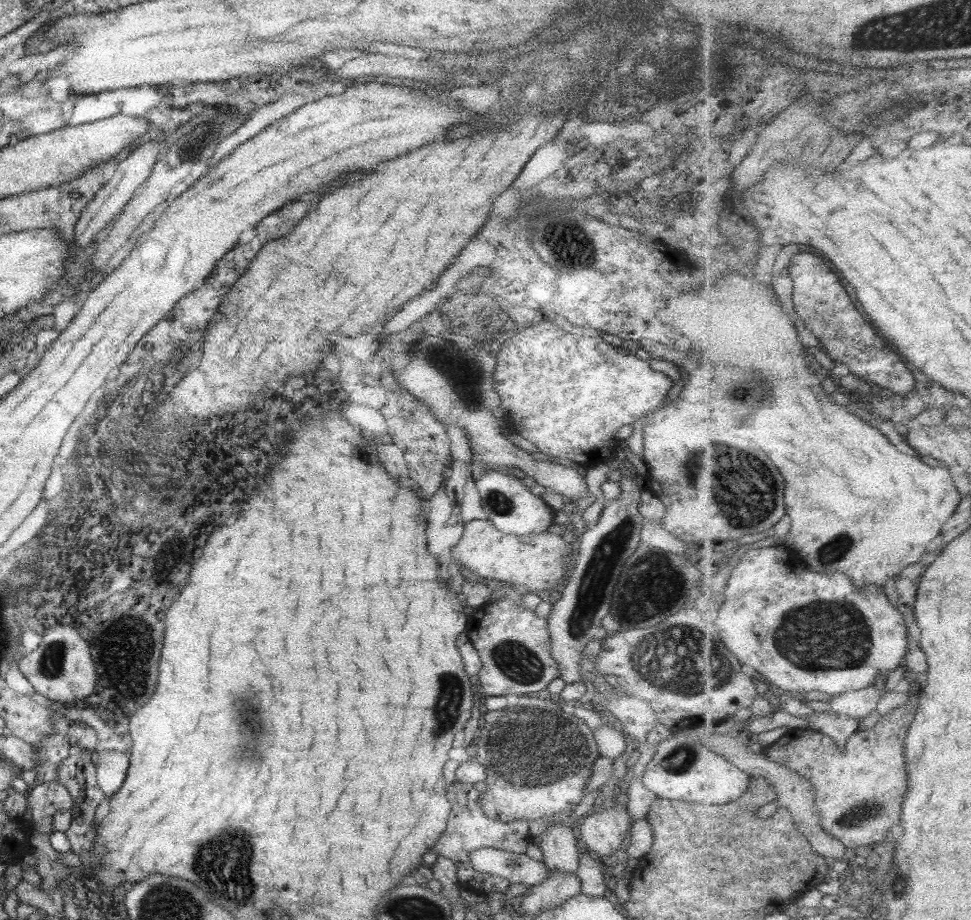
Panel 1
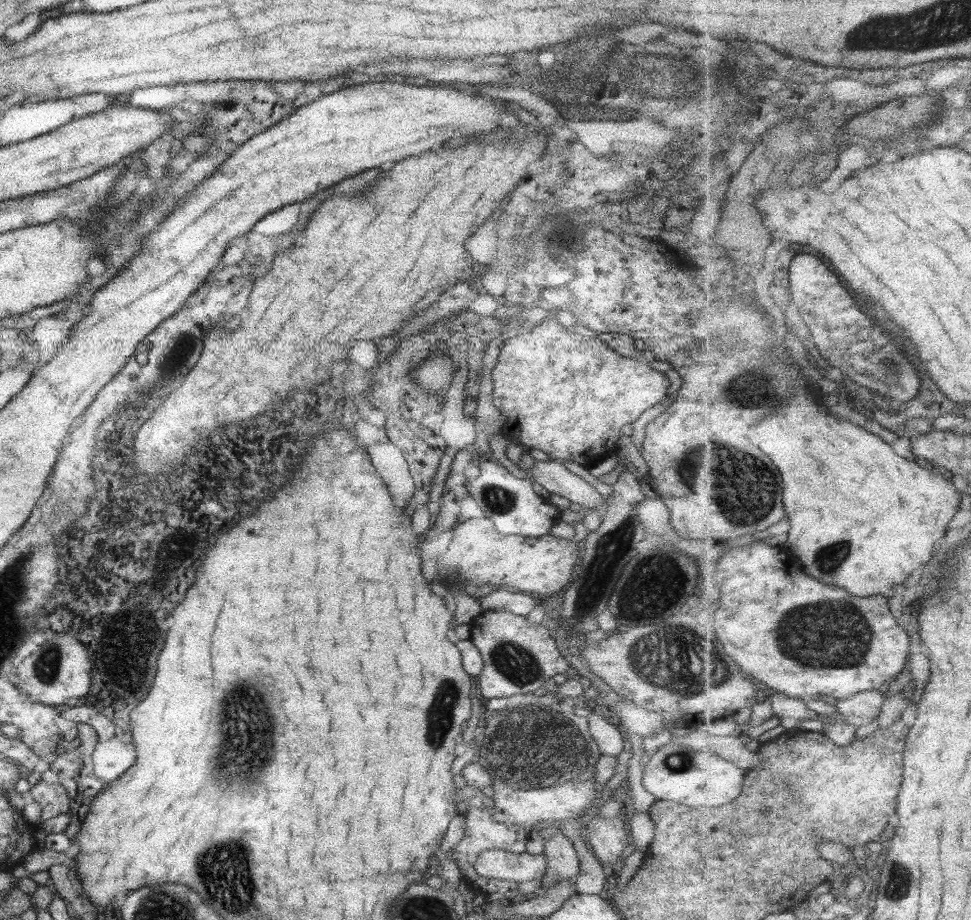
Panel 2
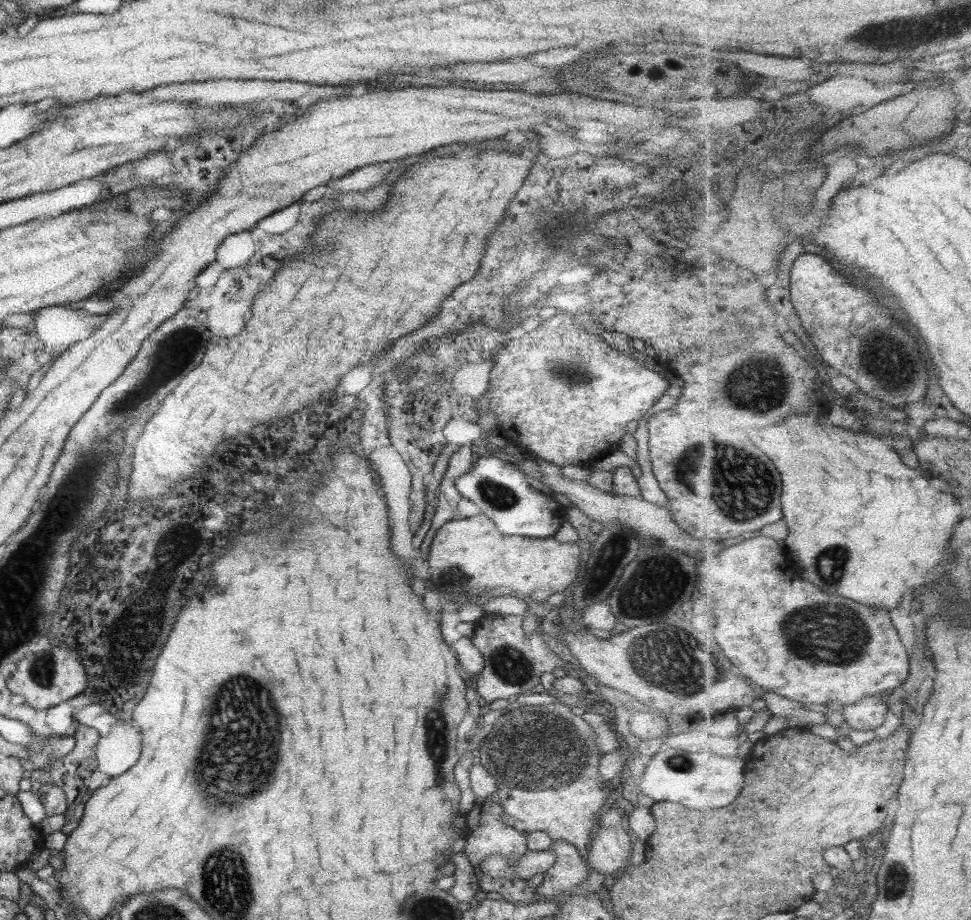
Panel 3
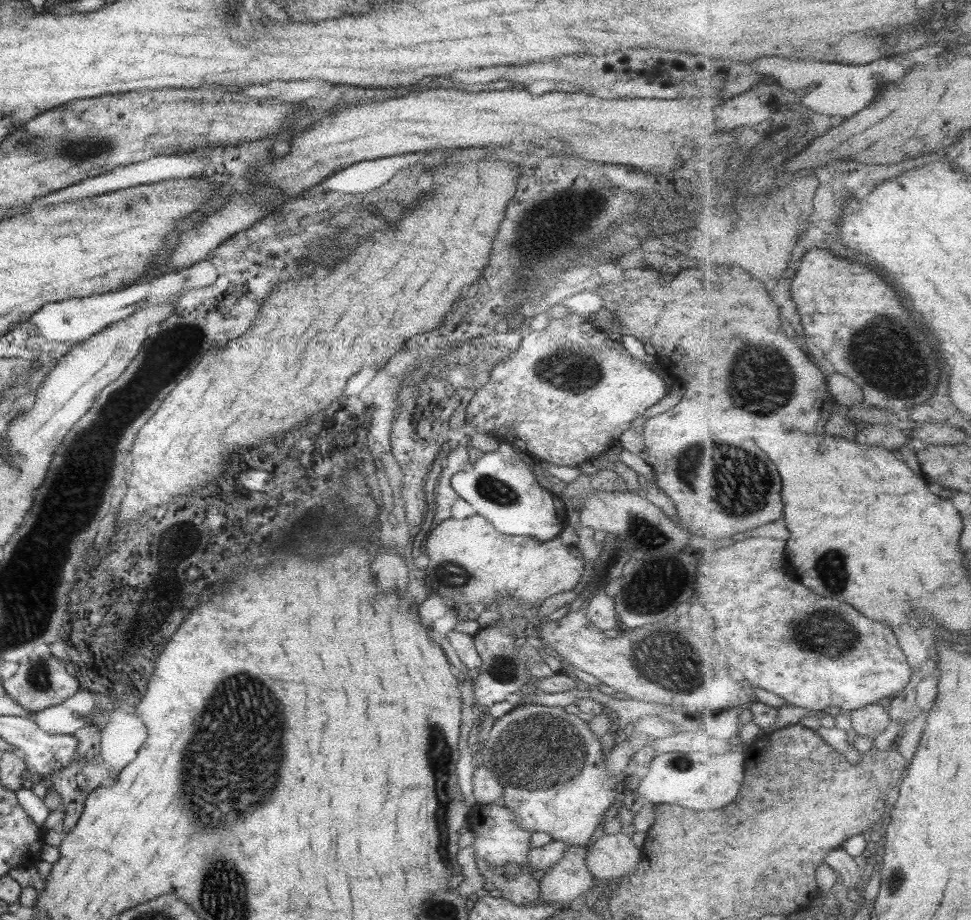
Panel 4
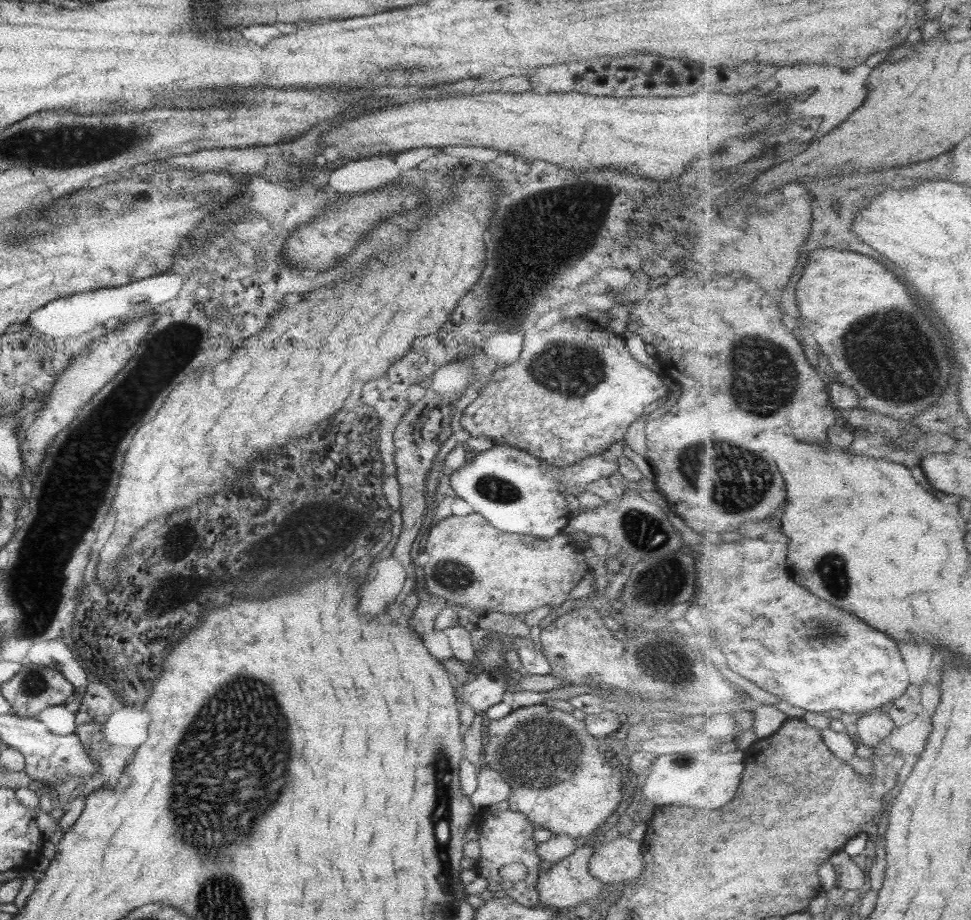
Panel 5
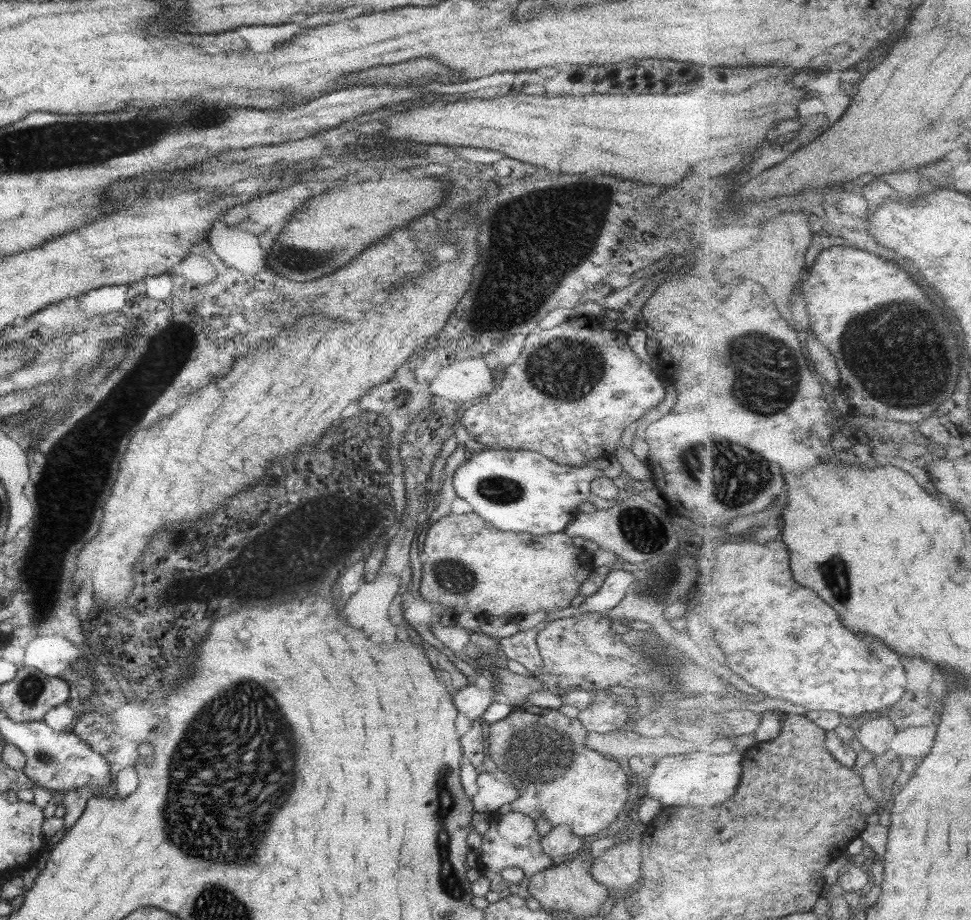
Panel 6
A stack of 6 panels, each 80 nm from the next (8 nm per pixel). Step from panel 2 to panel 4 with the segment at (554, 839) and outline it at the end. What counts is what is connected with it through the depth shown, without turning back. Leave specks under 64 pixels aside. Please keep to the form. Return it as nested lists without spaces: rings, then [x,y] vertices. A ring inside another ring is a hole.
[[[569,847],[563,857],[545,870],[539,883],[539,903],[567,904],[586,892],[595,892],[601,884],[589,874],[585,864],[588,847]]]

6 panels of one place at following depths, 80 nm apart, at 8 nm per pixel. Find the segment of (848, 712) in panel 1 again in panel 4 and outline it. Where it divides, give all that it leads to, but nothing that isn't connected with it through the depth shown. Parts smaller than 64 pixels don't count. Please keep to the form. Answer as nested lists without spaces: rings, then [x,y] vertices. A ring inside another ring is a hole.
[[[886,703],[870,704],[865,708],[853,710],[849,712],[849,718],[852,727],[861,736],[869,738],[877,738],[879,734],[883,734],[889,724],[891,718]]]

